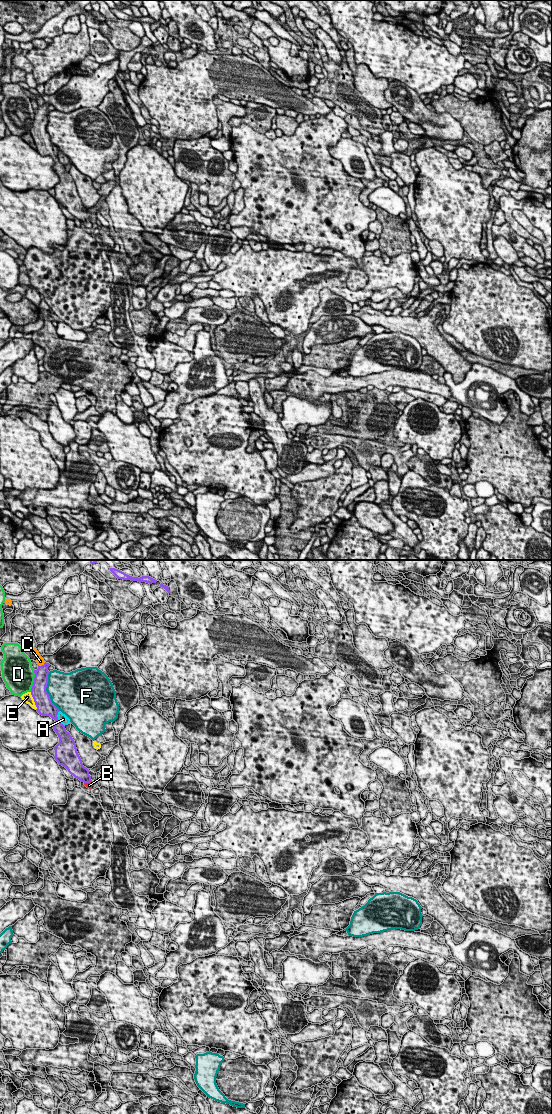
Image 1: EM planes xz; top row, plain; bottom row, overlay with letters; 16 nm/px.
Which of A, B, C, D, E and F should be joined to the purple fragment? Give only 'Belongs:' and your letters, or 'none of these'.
Belongs: B

